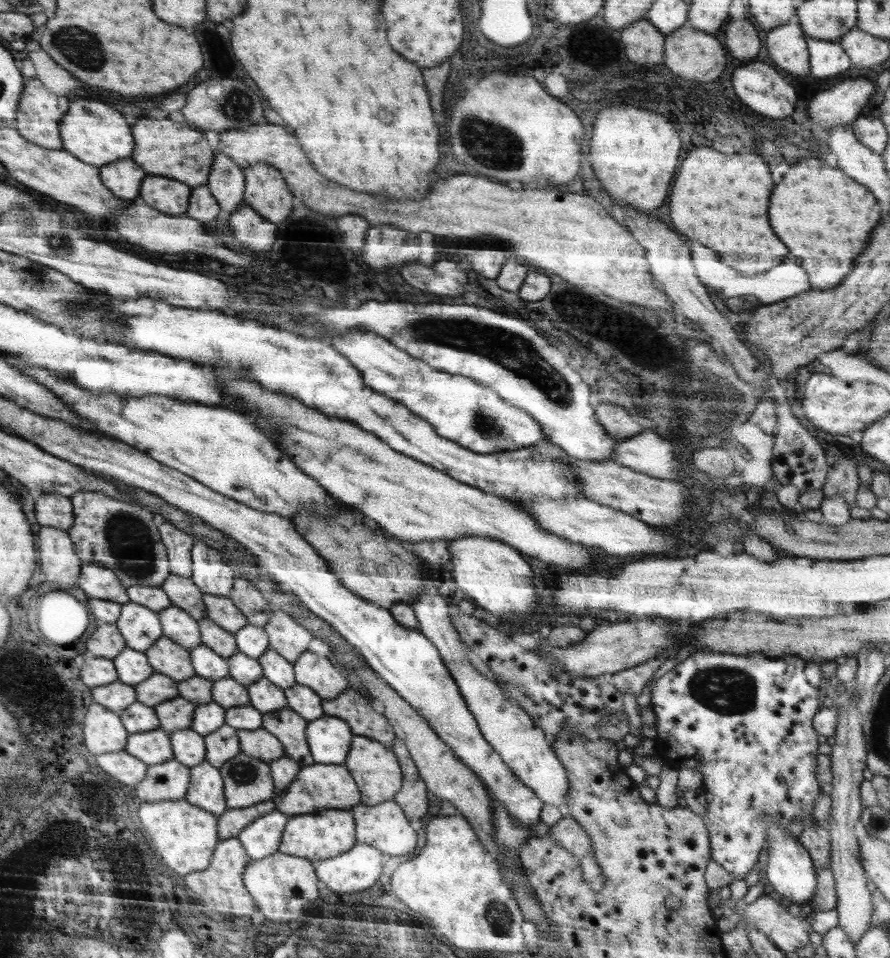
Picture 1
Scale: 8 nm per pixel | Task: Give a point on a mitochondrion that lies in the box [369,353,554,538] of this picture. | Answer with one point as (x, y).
(484, 424)

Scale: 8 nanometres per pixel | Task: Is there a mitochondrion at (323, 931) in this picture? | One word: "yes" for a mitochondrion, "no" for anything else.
yes

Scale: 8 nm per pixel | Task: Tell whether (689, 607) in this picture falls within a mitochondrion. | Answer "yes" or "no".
no

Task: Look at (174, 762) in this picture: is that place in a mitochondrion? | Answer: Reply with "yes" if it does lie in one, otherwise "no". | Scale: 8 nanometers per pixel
no

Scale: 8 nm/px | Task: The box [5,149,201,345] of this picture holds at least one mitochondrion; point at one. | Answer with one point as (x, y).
(36, 274)

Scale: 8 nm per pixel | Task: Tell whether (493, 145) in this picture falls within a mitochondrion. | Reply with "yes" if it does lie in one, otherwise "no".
yes

